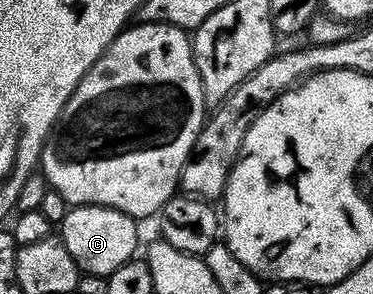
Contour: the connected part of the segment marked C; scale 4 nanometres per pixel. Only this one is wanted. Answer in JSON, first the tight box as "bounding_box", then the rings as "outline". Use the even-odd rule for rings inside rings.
{"bounding_box":[60,203,139,277],"outline":[[[91,203],[69,208],[60,225],[62,244],[68,249],[79,272],[87,275],[108,277],[120,265],[135,258],[138,247],[139,224],[130,215],[120,213],[111,207],[97,207]]]}

